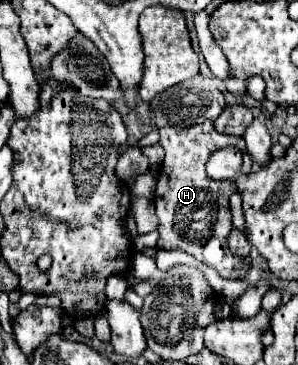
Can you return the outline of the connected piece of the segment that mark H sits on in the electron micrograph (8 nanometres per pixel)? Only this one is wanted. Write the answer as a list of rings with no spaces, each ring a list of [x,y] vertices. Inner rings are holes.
[[[205,121],[201,125],[193,125],[187,129],[179,127],[163,127],[159,129],[159,145],[165,149],[165,161],[159,169],[159,183],[155,189],[155,211],[159,217],[159,247],[165,251],[185,251],[199,261],[205,261],[213,269],[225,269],[229,279],[241,279],[251,269],[249,265],[235,267],[229,271],[225,265],[227,251],[227,235],[233,229],[231,211],[229,211],[229,197],[235,193],[235,183],[219,183],[211,179],[205,171],[207,159],[215,149],[221,147],[237,147],[245,155],[245,173],[251,171],[253,161],[251,155],[245,151],[245,141],[241,137],[229,137],[215,131],[213,121]]]

